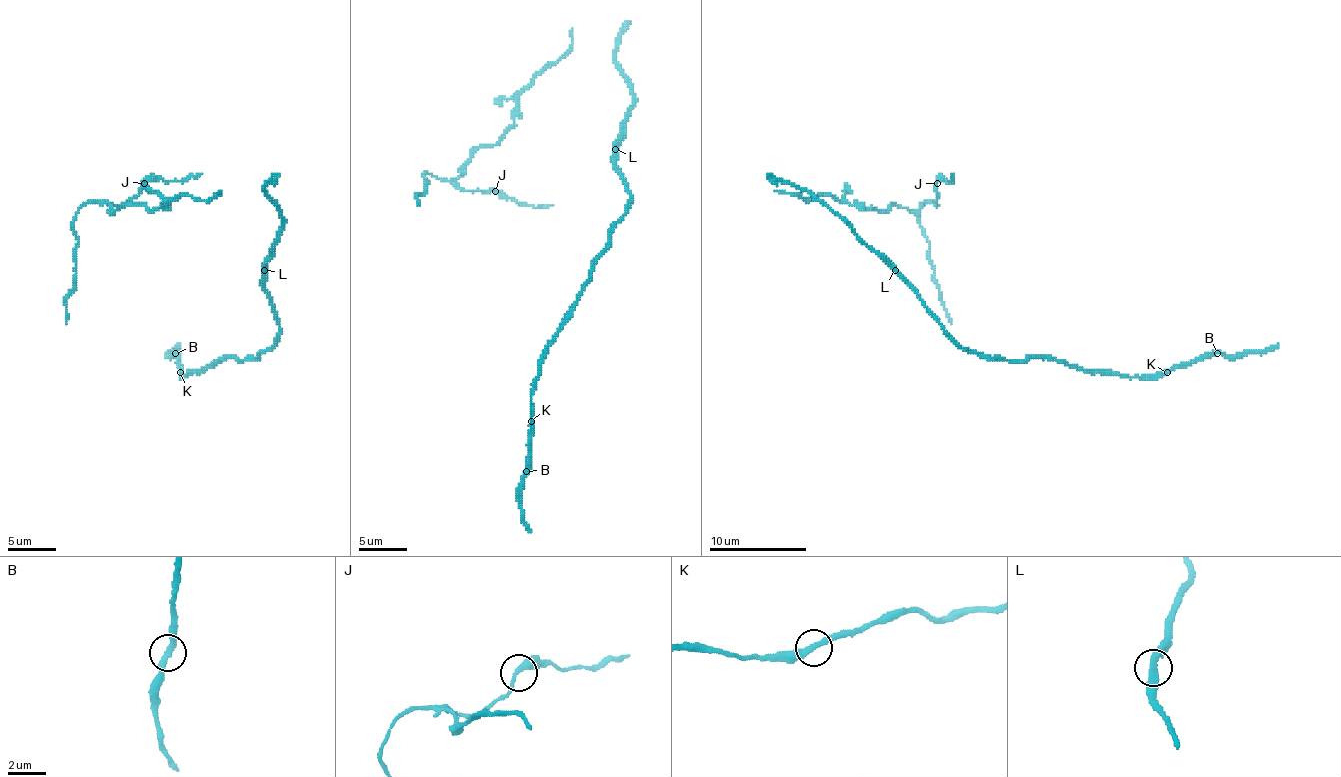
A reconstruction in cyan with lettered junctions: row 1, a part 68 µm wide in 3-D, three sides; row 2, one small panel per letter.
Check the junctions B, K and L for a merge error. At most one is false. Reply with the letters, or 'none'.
L

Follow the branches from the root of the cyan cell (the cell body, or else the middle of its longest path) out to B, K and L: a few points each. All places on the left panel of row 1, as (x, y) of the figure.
B: (274, 251), (265, 266), (265, 292), (279, 338), (257, 358), (226, 358), (185, 377), (175, 353)
K: (274, 251), (265, 266), (265, 292), (272, 302), (279, 338), (257, 358), (226, 358), (185, 377), (180, 372)
L: (274, 251), (265, 270)

